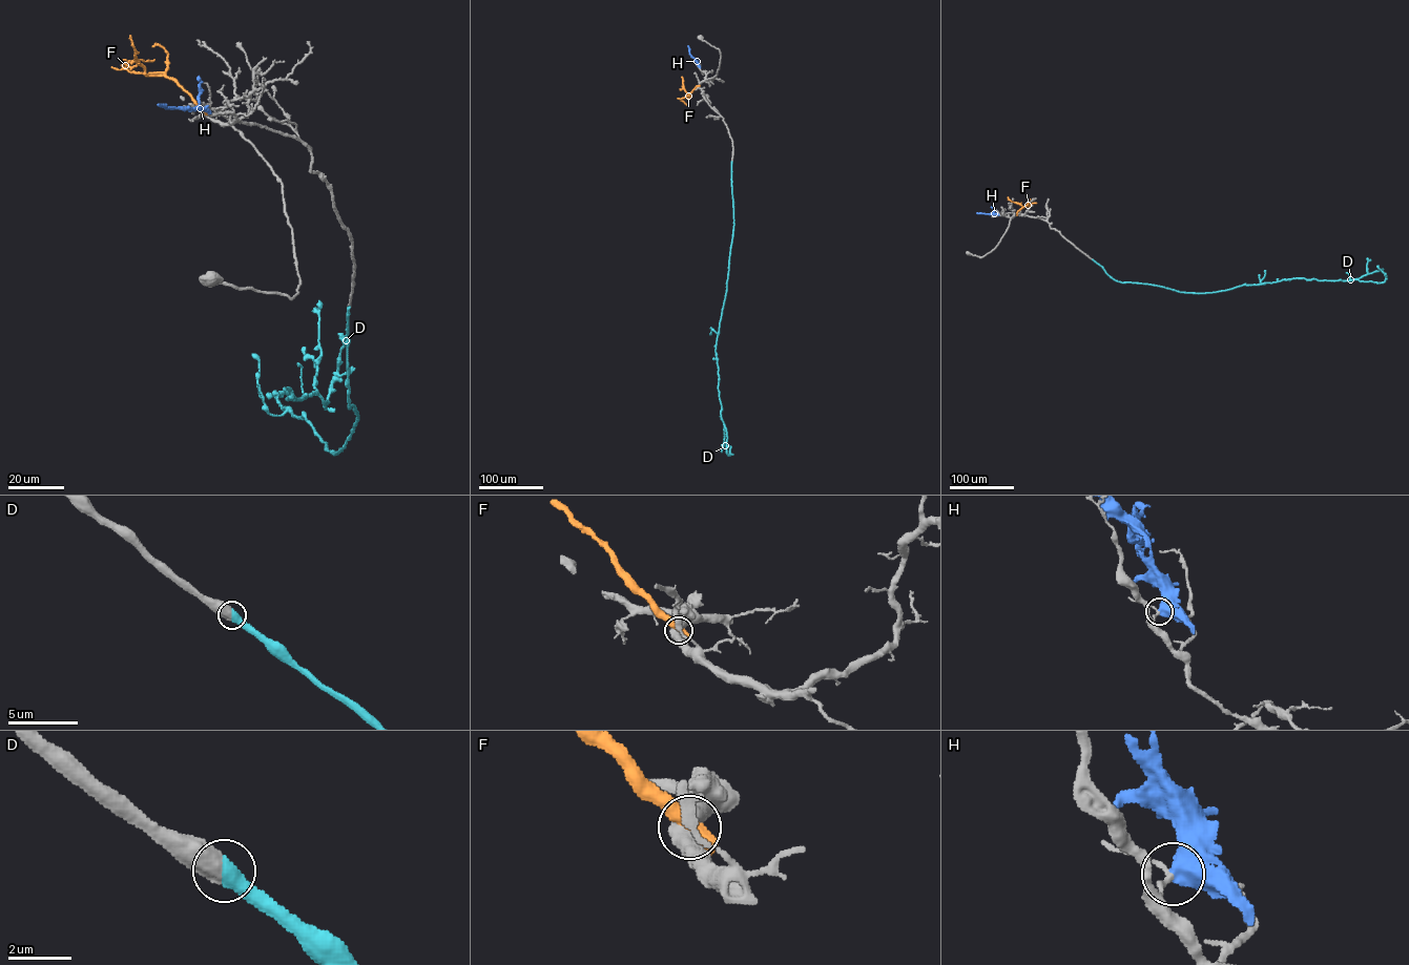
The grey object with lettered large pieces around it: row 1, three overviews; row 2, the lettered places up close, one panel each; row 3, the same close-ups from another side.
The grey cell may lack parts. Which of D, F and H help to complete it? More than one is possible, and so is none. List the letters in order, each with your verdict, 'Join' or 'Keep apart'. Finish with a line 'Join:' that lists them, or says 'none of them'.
D: Join
F: Keep apart
H: Keep apart
Join: D

